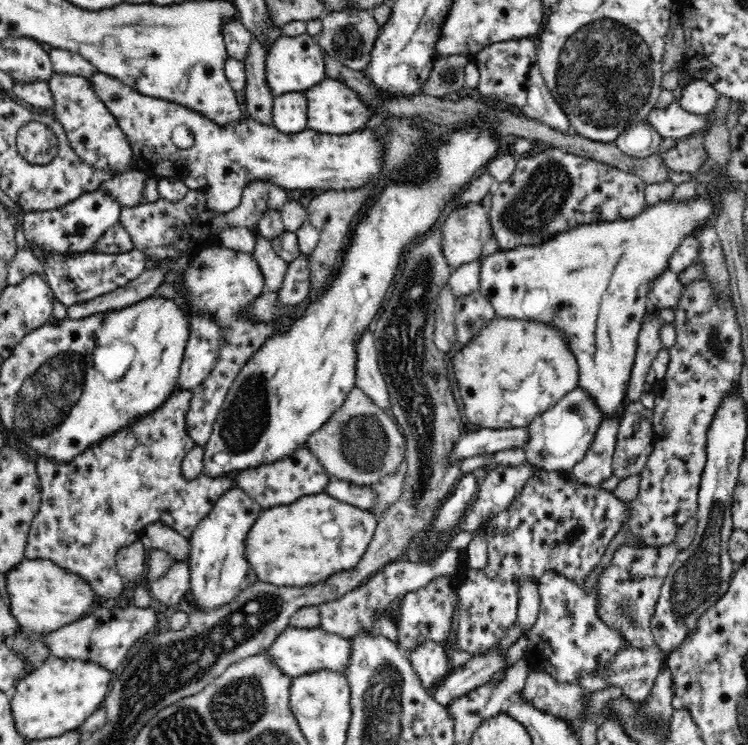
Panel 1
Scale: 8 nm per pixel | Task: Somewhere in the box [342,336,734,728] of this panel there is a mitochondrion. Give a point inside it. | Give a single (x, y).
(699, 579)

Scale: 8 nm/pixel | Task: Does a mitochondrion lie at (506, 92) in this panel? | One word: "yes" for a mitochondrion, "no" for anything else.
no

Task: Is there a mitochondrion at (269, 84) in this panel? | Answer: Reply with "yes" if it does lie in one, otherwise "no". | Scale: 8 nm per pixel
no

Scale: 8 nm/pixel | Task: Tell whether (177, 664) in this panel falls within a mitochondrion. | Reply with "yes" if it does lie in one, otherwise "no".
yes

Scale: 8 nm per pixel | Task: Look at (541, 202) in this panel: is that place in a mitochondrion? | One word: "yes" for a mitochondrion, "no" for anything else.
yes

